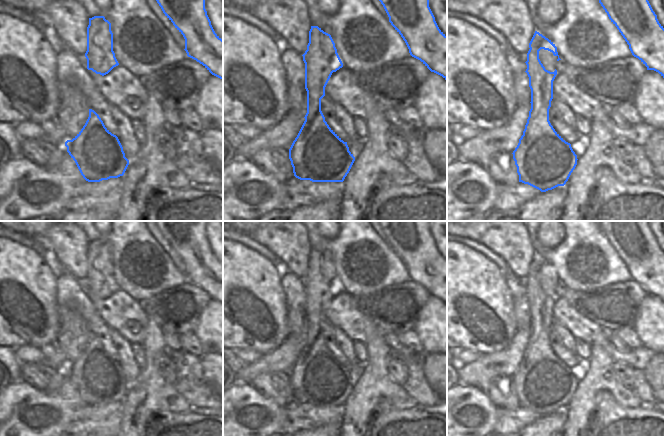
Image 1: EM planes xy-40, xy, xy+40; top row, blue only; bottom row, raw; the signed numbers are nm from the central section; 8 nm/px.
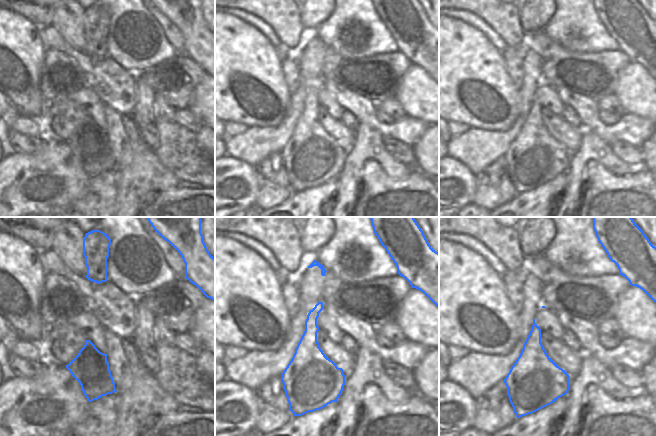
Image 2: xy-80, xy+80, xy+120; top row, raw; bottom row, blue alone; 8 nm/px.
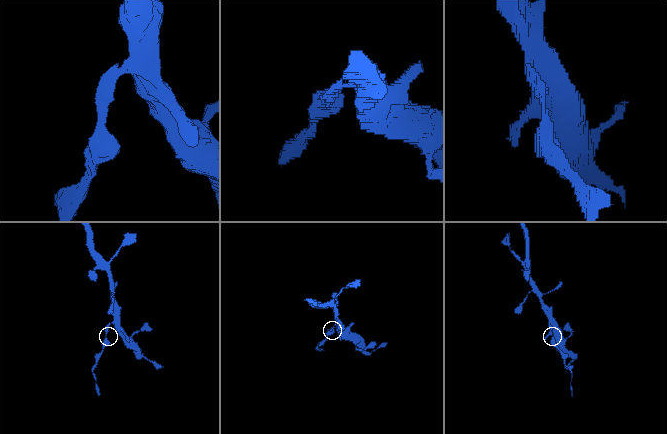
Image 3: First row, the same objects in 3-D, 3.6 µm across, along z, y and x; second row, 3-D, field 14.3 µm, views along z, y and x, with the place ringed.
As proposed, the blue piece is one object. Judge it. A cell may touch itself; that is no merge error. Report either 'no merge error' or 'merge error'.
merge error

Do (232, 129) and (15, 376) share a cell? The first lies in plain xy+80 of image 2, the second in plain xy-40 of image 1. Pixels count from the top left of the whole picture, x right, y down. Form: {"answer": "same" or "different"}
{"answer": "different"}

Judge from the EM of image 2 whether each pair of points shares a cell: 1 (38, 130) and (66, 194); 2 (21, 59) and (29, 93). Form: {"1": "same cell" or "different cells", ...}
{"1": "different cells", "2": "same cell"}

